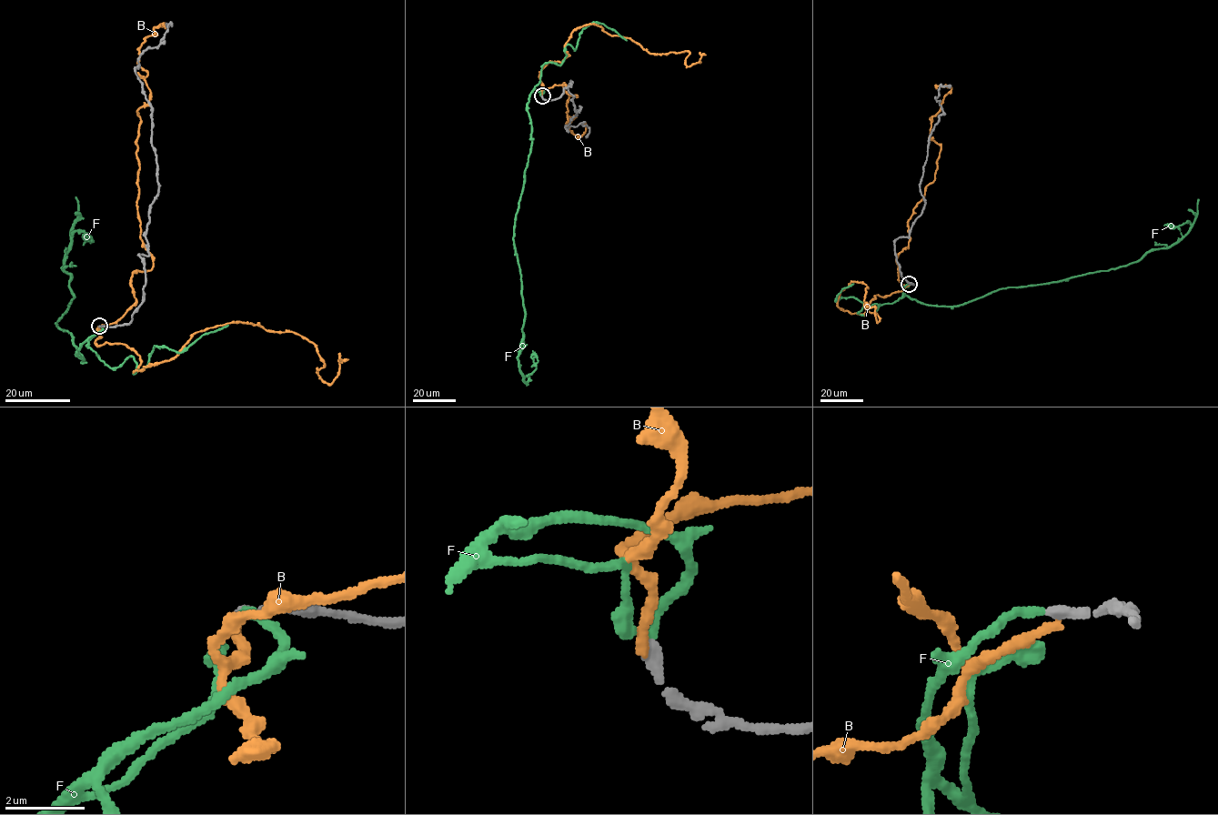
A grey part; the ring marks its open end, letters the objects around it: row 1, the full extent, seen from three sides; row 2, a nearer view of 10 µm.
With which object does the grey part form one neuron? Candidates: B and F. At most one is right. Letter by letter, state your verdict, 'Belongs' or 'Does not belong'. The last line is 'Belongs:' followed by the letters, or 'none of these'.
B: Does not belong
F: Belongs
Belongs: F

